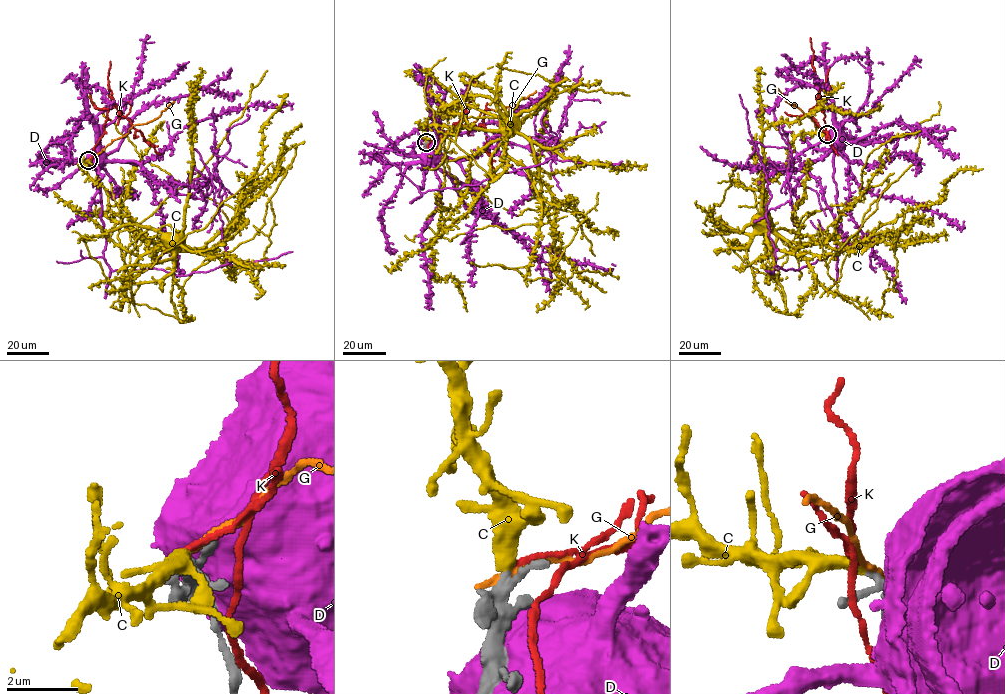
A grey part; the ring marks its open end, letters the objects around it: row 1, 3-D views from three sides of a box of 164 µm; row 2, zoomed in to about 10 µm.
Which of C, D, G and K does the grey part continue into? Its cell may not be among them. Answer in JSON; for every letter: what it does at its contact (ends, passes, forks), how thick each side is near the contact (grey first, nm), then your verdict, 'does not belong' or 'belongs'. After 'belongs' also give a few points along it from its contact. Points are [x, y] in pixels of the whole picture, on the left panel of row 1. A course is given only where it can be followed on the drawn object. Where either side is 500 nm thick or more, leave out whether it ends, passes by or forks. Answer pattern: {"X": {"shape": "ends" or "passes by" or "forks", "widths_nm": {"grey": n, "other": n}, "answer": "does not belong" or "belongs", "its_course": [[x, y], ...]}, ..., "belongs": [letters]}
{"C": {"shape": "ends", "widths_nm": {"grey": 200, "other": 420}, "answer": "belongs", "its_course": [[88, 160], [81, 165], [103, 188], [113, 213], [176, 237], [173, 242]]}, "D": {"widths_nm": {"grey": 240, "other": 750}, "answer": "does not belong"}, "G": {"shape": "ends", "widths_nm": {"grey": 240, "other": 220}, "answer": "does not belong"}, "K": {"shape": "ends", "widths_nm": {"grey": 190, "other": 160}, "answer": "does not belong"}, "belongs": ["C"]}

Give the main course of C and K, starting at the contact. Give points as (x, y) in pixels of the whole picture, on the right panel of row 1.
C: (826, 134), (810, 132), (798, 135), (790, 147), (788, 165), (774, 179), (757, 181), (762, 195), (759, 222)
K: (826, 134), (819, 86), (816, 105), (809, 112), (826, 133), (838, 155)

